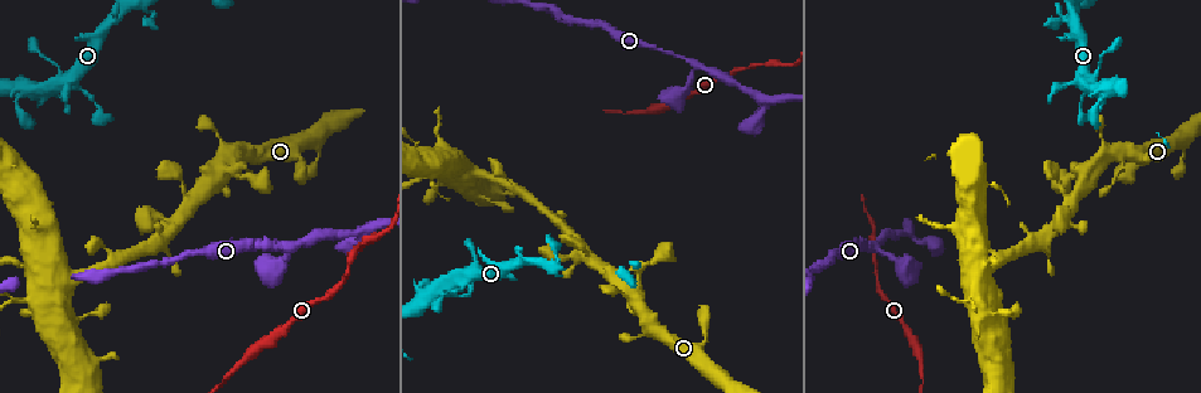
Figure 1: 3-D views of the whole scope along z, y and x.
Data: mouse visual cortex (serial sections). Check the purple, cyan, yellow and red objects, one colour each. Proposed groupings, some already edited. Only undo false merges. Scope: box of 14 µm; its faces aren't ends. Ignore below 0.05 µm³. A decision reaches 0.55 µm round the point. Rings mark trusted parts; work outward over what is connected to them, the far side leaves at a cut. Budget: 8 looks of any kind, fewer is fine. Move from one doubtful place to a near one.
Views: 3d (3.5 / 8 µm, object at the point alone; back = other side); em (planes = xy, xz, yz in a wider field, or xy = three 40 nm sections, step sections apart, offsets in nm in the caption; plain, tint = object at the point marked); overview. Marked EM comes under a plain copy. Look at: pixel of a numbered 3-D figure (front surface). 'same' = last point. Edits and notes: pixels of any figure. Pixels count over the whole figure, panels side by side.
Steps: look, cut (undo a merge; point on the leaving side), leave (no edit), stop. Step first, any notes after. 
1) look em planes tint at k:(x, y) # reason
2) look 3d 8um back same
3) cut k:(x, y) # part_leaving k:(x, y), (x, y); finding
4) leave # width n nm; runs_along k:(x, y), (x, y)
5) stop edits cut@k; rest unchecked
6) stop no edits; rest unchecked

look 3d 3.5um at 1:(1079, 105) # narrows sharply

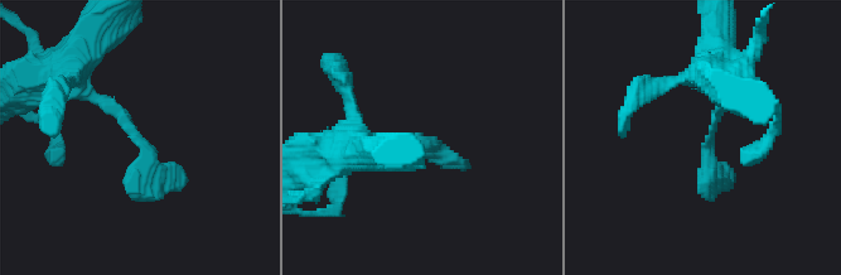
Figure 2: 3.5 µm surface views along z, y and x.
look em xy step 3 tint at 2:(135, 134)

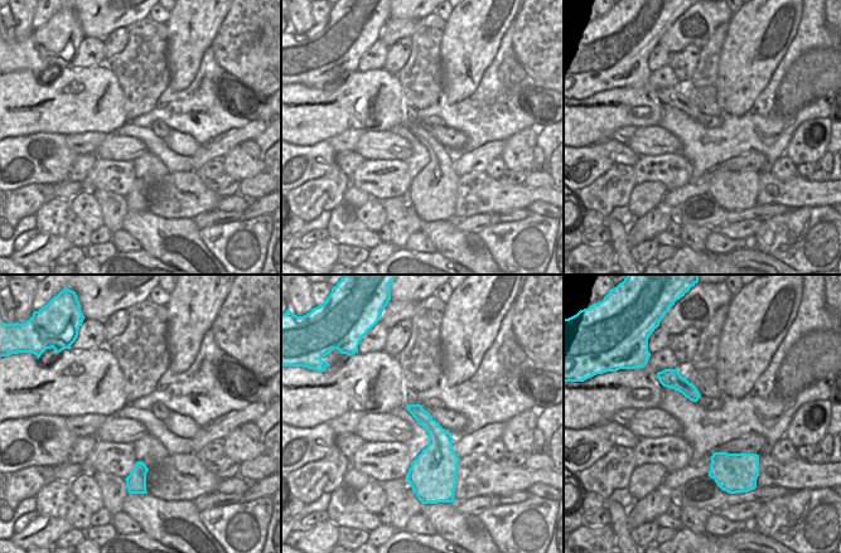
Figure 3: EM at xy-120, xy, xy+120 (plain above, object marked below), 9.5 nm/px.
leave # runs_along 2:(78, 81), (183, 186); all the same cell

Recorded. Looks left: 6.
look 3d 3.5um at 1:(969, 299) # two arms in line, one across

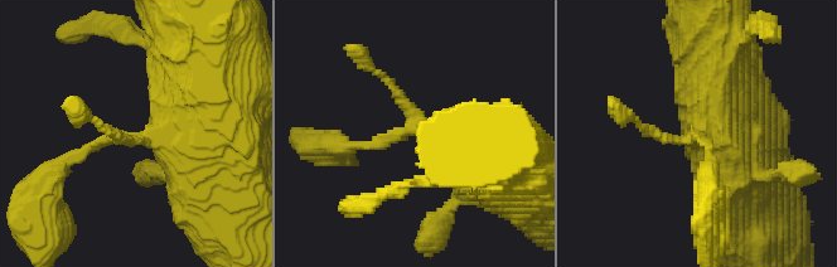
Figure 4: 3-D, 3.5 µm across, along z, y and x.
look em xy step 5 tint at 4:(690, 138) # arms 3; arm_widths 150, 150, 900 nm

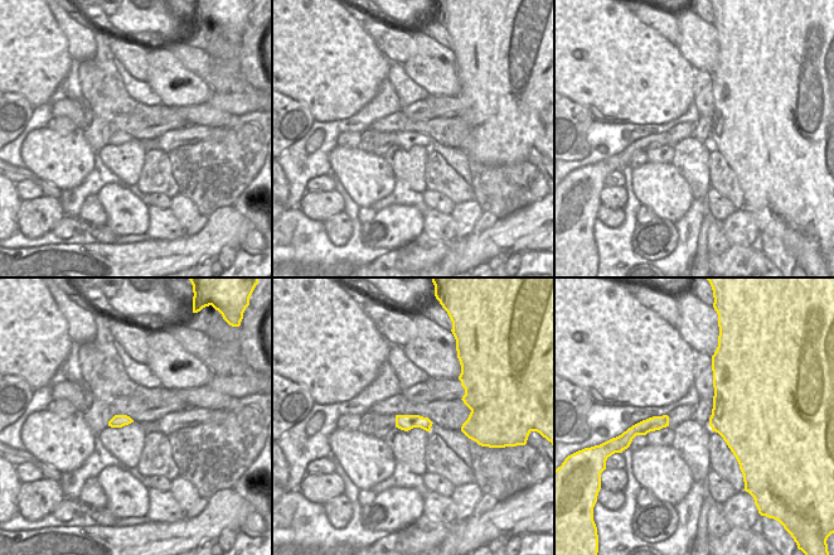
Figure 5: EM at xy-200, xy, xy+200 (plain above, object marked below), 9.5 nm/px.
leave # runs_along 4:(503, 168), (426, 132), (372, 71); one cell here

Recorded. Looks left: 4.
look 3d 3.5um back at 1:(277, 261) # sudden change in width

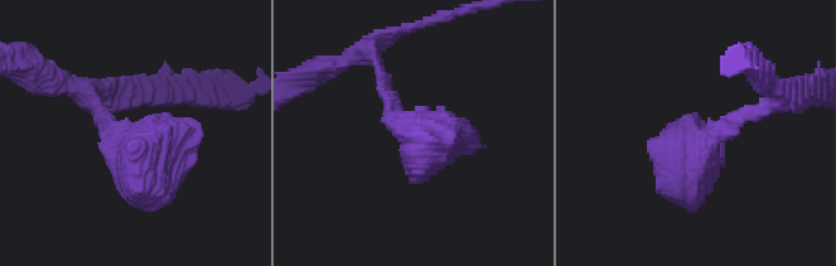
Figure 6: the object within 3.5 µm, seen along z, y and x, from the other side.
leave # runs_along 6:(383, 82), (434, 140), (484, 148); all the same cell

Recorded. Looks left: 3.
stop no edits; rest unchecked

